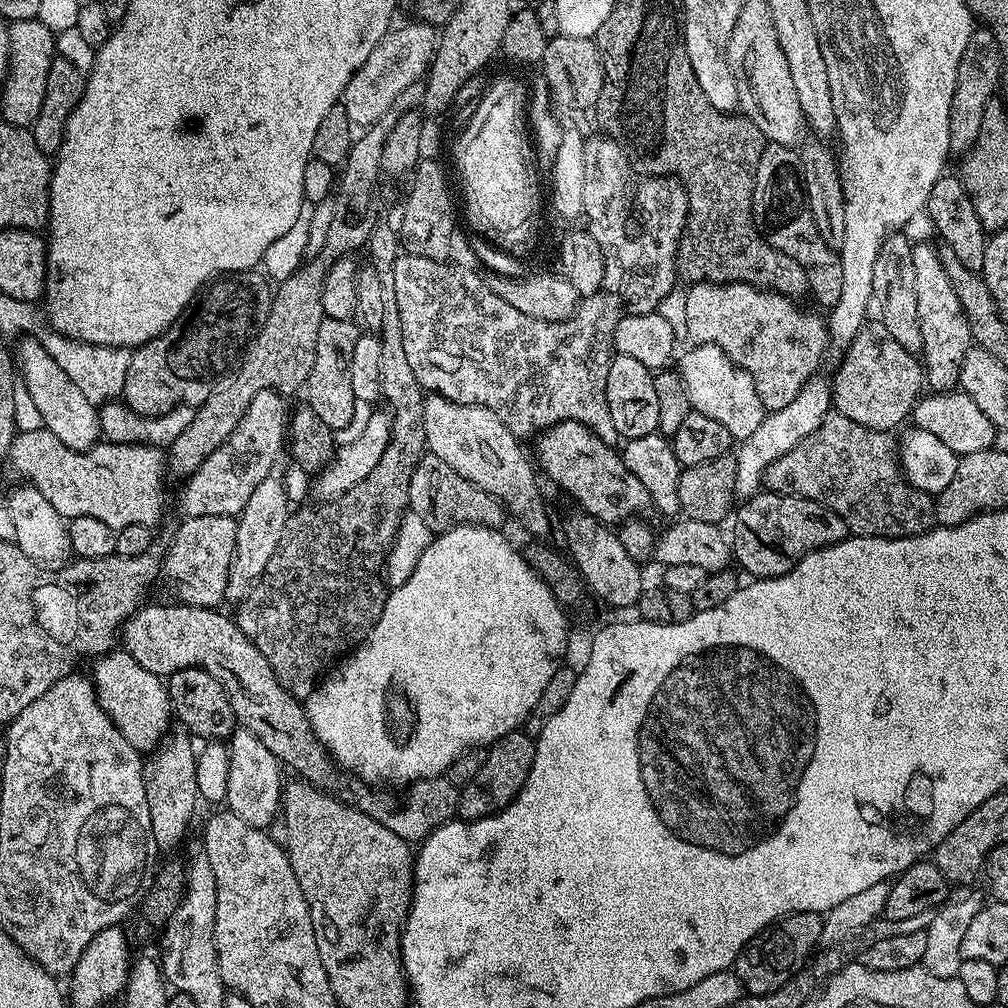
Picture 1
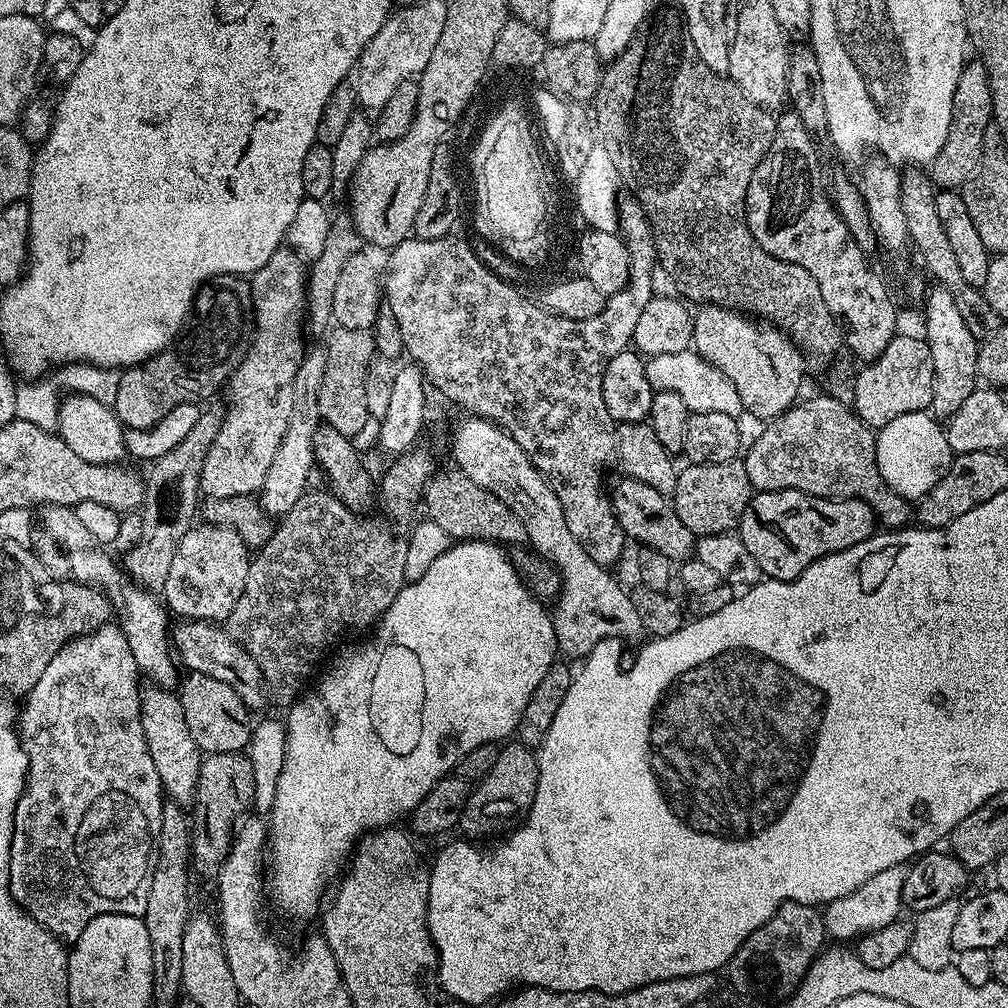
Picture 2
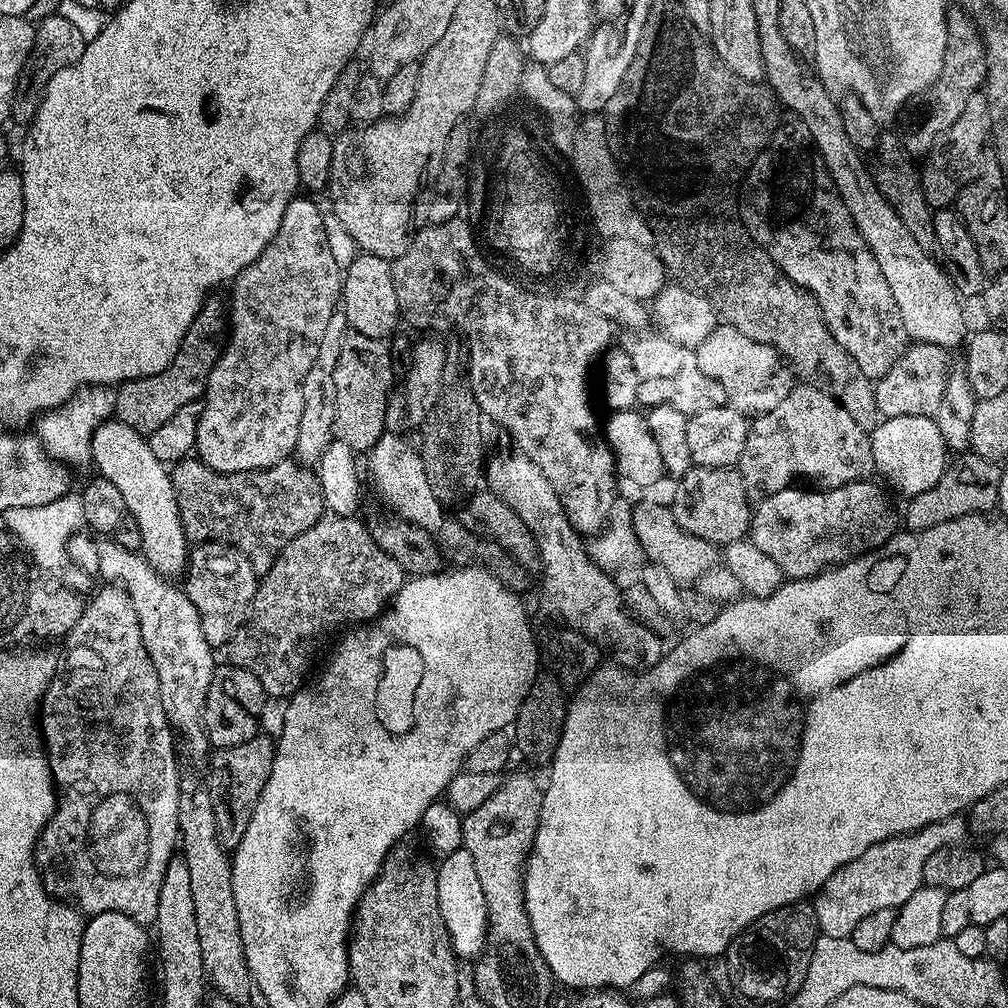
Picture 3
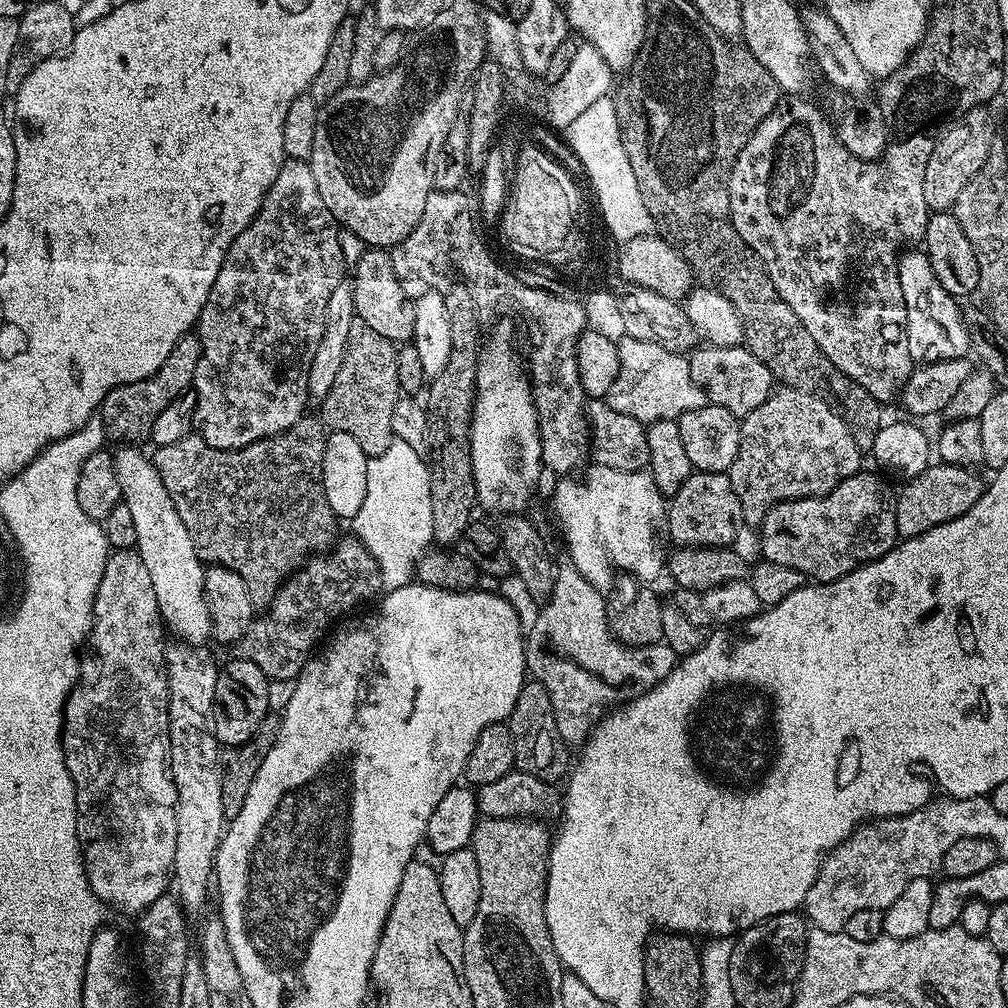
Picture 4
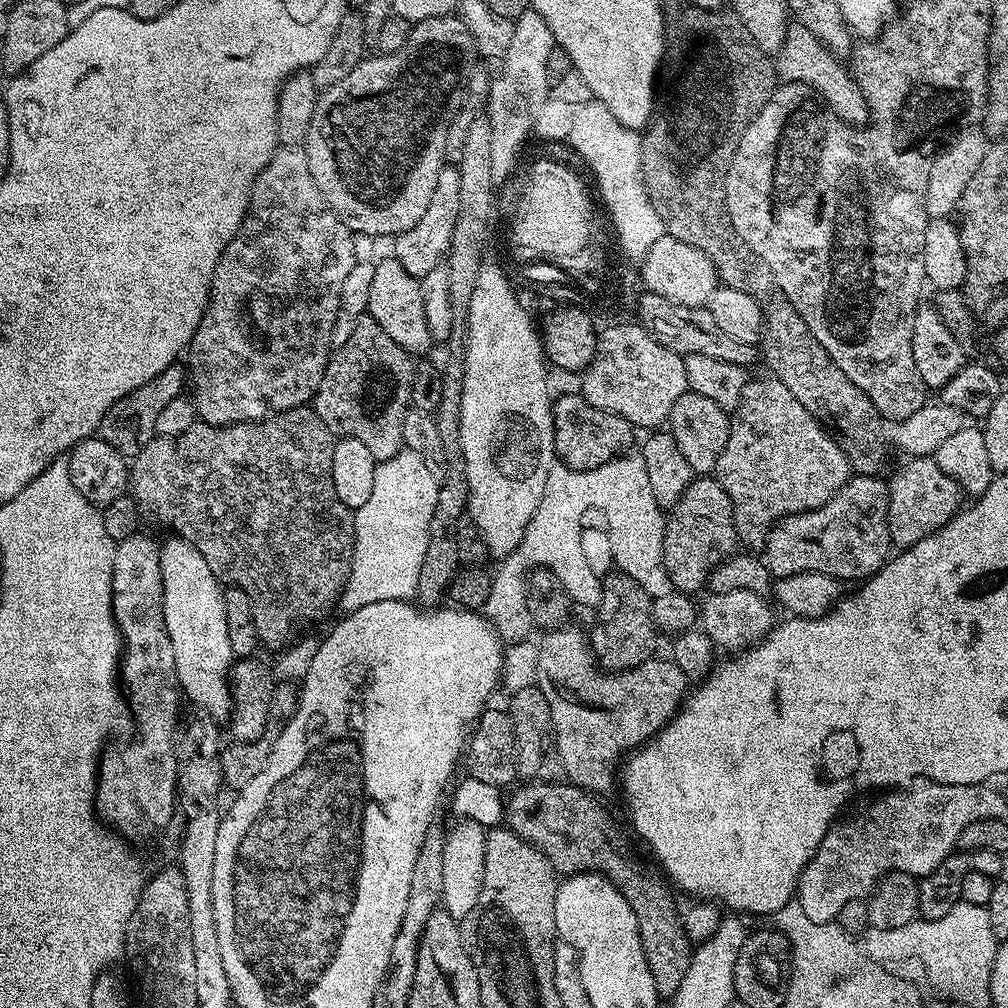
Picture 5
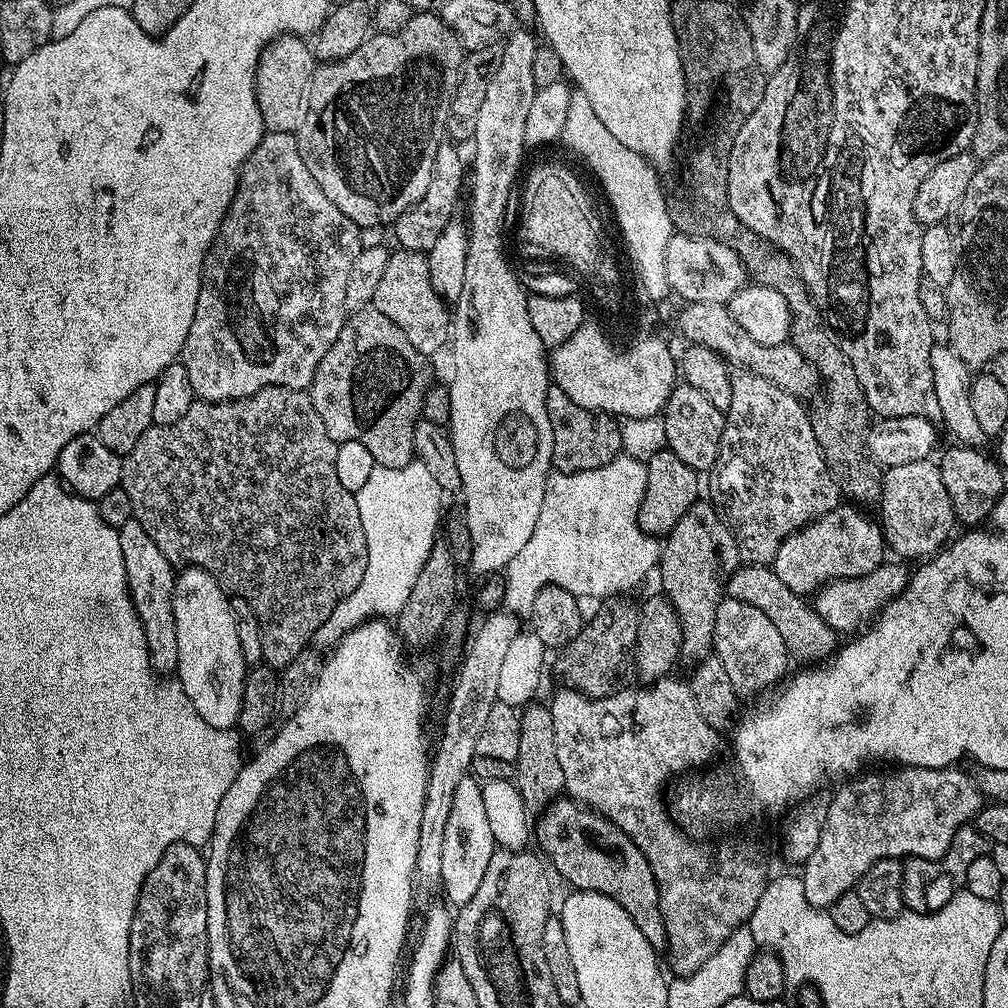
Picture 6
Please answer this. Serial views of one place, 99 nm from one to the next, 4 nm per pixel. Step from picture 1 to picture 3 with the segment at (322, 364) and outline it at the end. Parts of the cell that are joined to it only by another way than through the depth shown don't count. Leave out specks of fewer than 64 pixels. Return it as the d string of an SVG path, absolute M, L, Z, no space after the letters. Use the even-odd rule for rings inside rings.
M349 331L338 354L338 366L334 366L332 430L335 439L346 442L356 454L367 453L386 432L384 414L388 409L392 379L394 373L389 345L384 340Z

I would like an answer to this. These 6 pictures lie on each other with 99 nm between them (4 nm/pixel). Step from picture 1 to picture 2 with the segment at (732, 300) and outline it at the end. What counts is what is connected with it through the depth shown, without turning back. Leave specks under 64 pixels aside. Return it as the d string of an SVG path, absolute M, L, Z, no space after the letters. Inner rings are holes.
M706 304L697 307L692 317L691 347L710 362L710 366L722 370L722 374L734 382L734 390L738 390L747 415L771 422L797 403L806 357L780 329L761 326L733 308Z

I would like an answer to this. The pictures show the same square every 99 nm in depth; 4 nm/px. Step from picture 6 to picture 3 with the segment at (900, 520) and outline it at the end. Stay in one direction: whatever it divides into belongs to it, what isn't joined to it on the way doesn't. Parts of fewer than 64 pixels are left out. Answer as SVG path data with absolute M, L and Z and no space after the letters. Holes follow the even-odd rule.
M968 450L957 455L945 467L942 478L930 486L930 490L922 490L922 494L911 497L902 508L902 520L913 532L928 532L930 526L942 526L954 518L969 516L971 512L988 514L997 507L998 490L1000 489L1001 465L994 460L987 460Z

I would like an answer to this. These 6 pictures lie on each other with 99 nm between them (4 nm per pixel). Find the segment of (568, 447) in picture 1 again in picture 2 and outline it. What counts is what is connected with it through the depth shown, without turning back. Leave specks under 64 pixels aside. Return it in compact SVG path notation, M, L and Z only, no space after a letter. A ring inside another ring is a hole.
M625 475L624 480L610 488L612 513L618 518L625 537L629 541L637 540L637 545L654 550L673 562L683 562L693 555L694 537L686 526L682 526L682 518L678 518L675 507L667 495L654 486L646 486L646 482L638 482L633 476Z

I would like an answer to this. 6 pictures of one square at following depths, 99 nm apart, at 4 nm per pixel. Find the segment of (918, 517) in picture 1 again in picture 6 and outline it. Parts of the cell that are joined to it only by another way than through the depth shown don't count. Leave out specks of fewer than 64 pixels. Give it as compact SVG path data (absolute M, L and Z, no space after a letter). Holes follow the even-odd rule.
M747 370L732 372L730 406L724 417L720 459L715 469L716 488L720 491L721 505L728 504L726 519L738 542L740 559L745 564L767 564L778 554L778 546L799 528L805 528L818 518L840 507L842 493L835 476L826 466L824 450L810 426L809 409L786 390L774 386L766 378Z

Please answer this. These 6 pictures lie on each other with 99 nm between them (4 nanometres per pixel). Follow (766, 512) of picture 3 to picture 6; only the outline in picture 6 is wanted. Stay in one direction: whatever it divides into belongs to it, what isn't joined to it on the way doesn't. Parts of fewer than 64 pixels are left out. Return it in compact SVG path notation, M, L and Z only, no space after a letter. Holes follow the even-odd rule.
M844 502L830 510L830 514L818 518L805 528L799 528L784 539L782 546L778 546L778 554L772 560L771 568L776 571L778 578L782 578L782 582L786 582L786 586L790 586L790 590L802 597L815 593L816 589L831 580L870 574L870 570L885 563L886 545L883 528L864 512L867 511Z

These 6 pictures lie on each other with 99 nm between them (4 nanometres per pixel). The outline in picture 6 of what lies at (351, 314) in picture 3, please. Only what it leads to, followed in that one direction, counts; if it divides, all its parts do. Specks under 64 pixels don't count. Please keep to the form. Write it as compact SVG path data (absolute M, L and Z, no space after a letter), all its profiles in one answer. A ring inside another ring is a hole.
M393 251L386 262L386 270L378 291L374 293L371 307L382 310L382 314L386 314L386 318L390 318L390 322L406 334L410 346L414 346L414 350L423 356L435 357L435 352L449 343L450 308L434 290L434 282L430 282L430 266L425 253Z

